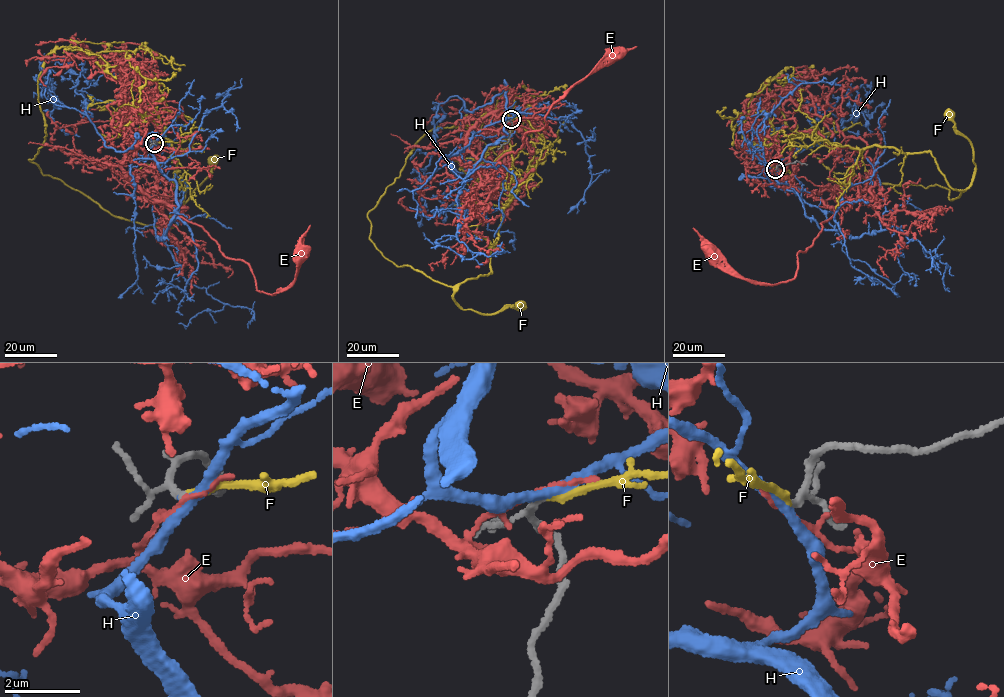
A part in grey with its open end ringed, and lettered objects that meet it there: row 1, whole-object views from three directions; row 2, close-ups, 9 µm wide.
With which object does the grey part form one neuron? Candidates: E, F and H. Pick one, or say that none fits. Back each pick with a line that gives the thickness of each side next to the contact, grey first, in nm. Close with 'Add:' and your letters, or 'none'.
F: Thickness 150 nm (grey) against 190 nm
Add: F

